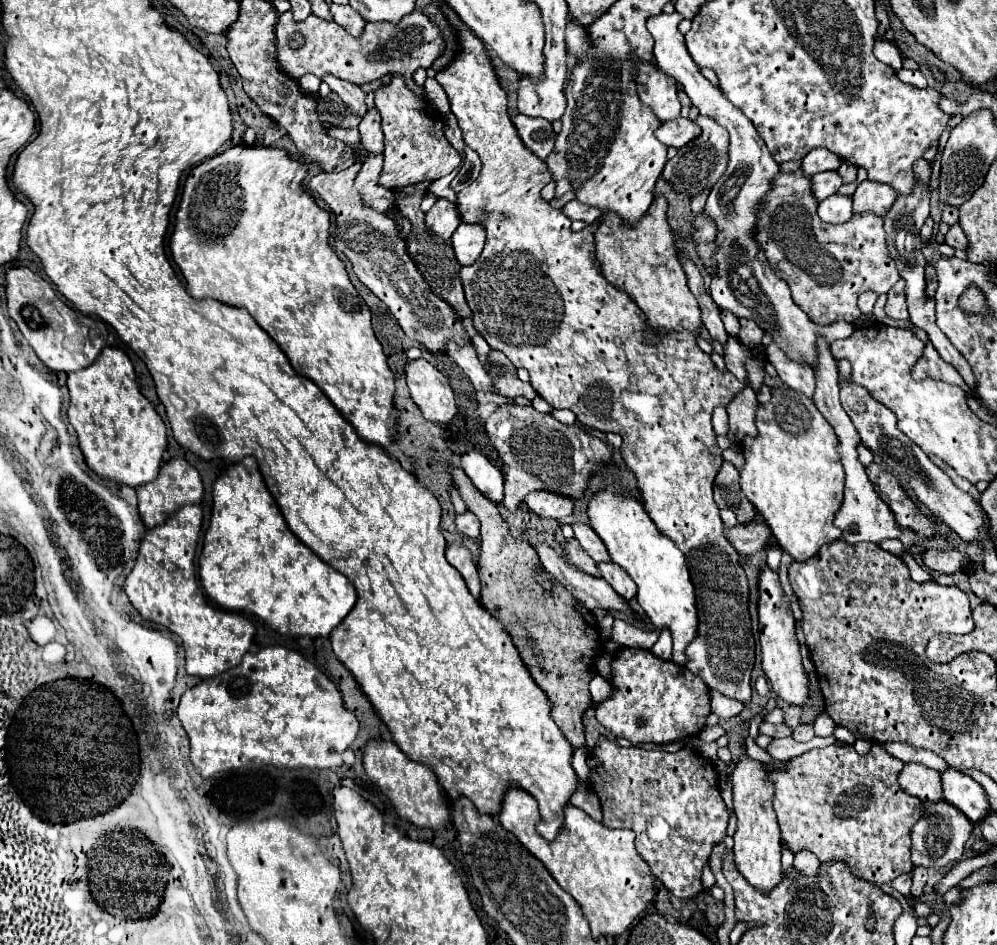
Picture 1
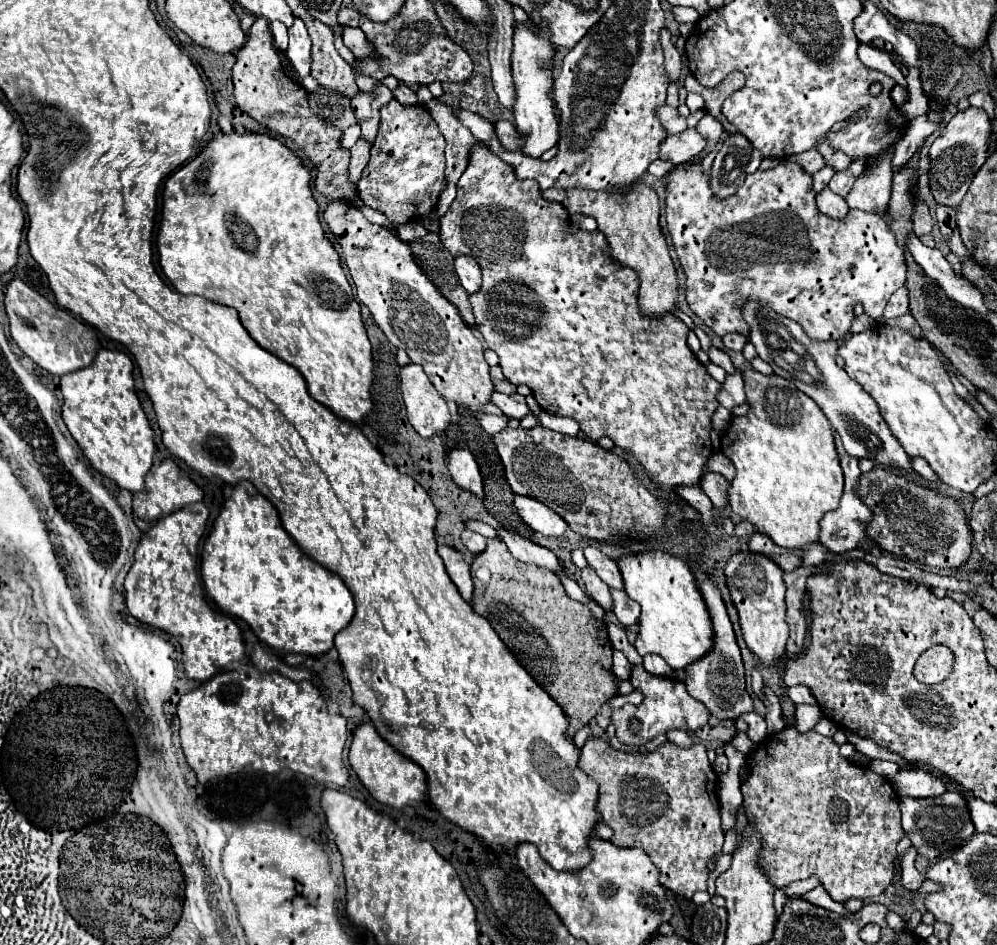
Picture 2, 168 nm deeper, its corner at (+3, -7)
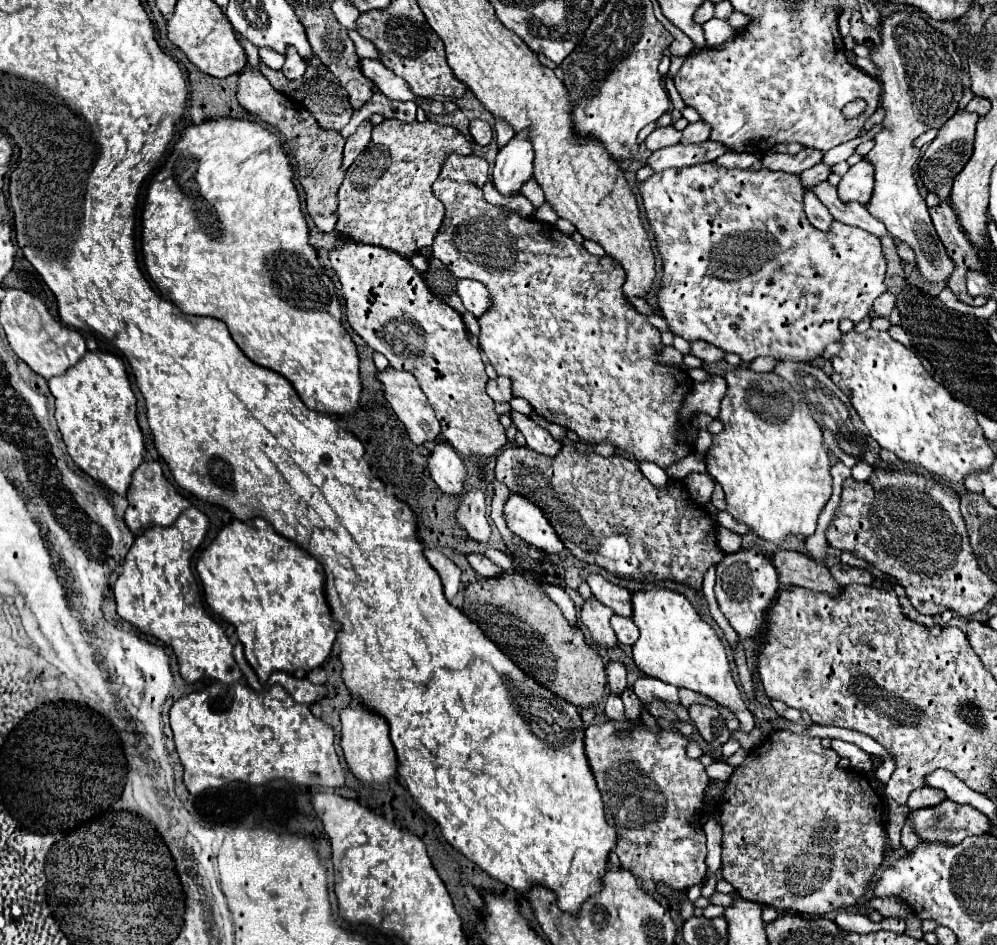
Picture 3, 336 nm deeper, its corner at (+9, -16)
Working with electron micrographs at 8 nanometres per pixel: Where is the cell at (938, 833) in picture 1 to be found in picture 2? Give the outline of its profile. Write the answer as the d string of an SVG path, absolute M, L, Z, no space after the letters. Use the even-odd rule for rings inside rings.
M946 791L946 795L930 797L930 799L900 799L902 809L902 827L910 837L912 847L926 861L936 861L938 857L948 855L948 847L960 847L966 837L972 837L974 825L970 823L970 813L966 811L964 797L956 791Z

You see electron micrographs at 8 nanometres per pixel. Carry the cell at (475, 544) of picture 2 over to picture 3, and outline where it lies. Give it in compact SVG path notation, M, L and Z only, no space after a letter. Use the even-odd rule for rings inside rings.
M468 554L468 562L482 578L500 578L504 574L504 570L484 554Z

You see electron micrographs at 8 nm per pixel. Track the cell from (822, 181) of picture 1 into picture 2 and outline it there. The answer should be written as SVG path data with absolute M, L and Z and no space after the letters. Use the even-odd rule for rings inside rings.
M826 165L822 171L816 171L816 173L812 175L812 181L814 181L814 191L816 191L816 193L824 191L824 189L828 187L830 179L834 177L834 173L836 173L836 171L834 171L832 167L828 167L828 165Z

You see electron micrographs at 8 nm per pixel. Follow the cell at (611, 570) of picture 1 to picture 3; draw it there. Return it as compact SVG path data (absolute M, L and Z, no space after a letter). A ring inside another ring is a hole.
M614 616L612 618L612 628L616 632L616 638L620 644L628 644L632 646L638 640L638 628L632 622L632 618L622 618L622 616Z

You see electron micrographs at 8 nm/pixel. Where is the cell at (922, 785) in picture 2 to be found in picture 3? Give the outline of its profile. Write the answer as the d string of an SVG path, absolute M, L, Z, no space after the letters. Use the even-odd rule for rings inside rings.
M924 786L924 788L920 788L920 790L916 790L916 792L910 794L910 798L908 798L908 808L910 808L910 810L932 808L932 806L938 806L942 800L946 800L946 794L944 794L942 790Z

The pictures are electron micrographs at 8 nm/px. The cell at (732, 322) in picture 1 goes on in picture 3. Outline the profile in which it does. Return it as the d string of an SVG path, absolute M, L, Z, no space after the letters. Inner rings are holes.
M698 164L696 168L672 168L664 170L658 174L652 174L644 182L638 184L640 196L642 196L642 206L646 210L646 218L650 228L654 230L654 240L658 246L658 252L662 256L662 282L660 290L656 294L656 304L662 312L662 316L668 322L668 328L674 336L682 336L688 342L694 340L704 340L724 352L734 352L742 358L742 362L750 364L758 356L772 356L776 360L804 360L812 362L816 360L822 350L840 338L840 328L838 322L848 318L854 324L858 324L864 316L870 316L872 302L876 296L886 292L884 276L886 276L886 260L880 248L880 240L872 236L870 232L864 232L862 228L852 228L848 224L832 222L830 230L820 232L812 226L808 226L808 220L802 212L802 196L804 188L802 182L796 174L786 174L786 172L772 172L766 168L760 170L738 170L738 168L724 168L714 164Z

